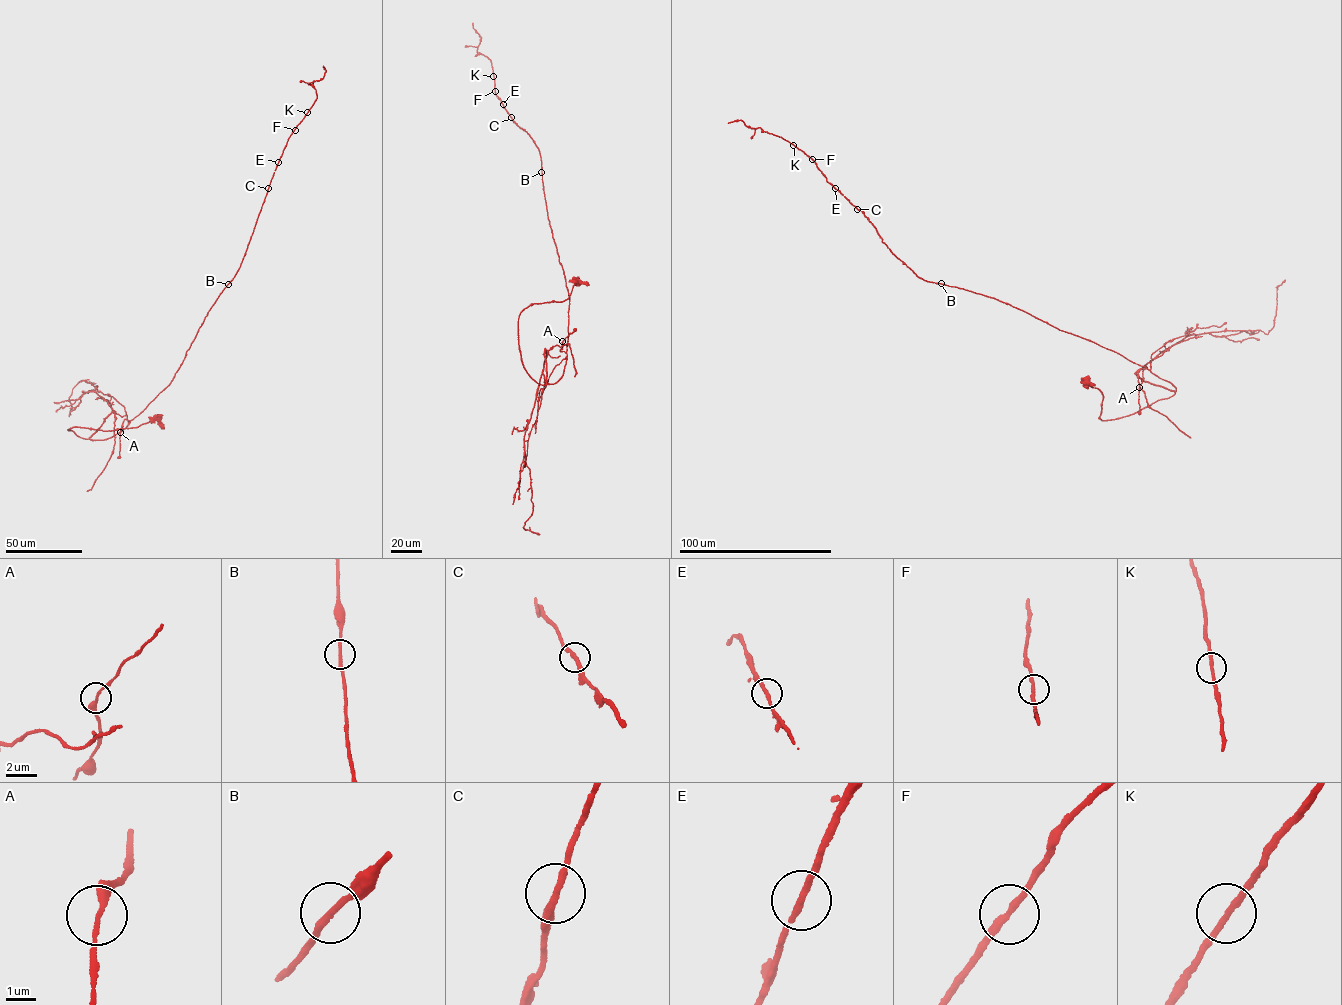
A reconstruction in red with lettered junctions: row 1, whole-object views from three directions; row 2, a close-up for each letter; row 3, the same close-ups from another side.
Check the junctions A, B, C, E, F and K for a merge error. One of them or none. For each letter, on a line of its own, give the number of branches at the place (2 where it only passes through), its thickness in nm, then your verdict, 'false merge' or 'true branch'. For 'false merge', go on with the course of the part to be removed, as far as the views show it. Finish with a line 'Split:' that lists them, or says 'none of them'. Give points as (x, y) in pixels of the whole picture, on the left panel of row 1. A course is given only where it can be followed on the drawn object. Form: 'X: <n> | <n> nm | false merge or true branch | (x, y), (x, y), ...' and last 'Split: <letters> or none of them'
A: 2 | 180 nm | true branch
B: 2 | 220 nm | true branch
C: 2 | 240 nm | true branch
E: 2 | 240 nm | true branch
F: 2 | 240 nm | true branch
K: 2 | 200 nm | true branch
Split: none of them

